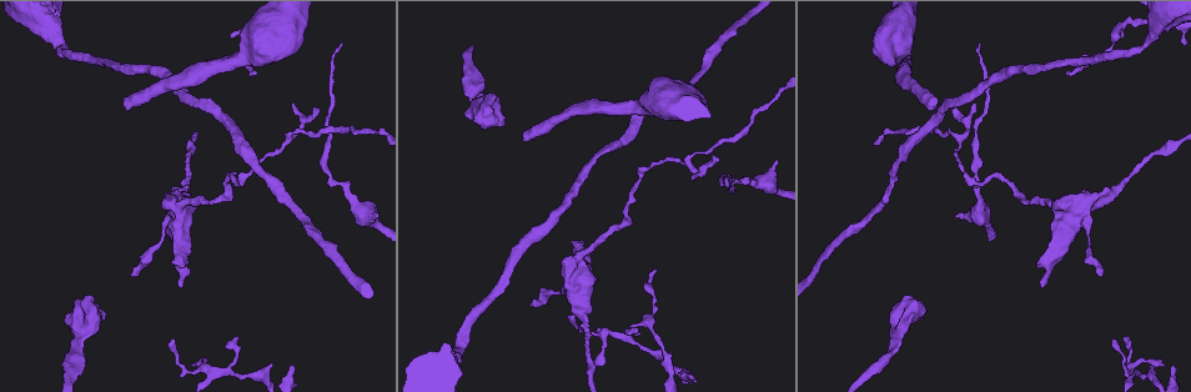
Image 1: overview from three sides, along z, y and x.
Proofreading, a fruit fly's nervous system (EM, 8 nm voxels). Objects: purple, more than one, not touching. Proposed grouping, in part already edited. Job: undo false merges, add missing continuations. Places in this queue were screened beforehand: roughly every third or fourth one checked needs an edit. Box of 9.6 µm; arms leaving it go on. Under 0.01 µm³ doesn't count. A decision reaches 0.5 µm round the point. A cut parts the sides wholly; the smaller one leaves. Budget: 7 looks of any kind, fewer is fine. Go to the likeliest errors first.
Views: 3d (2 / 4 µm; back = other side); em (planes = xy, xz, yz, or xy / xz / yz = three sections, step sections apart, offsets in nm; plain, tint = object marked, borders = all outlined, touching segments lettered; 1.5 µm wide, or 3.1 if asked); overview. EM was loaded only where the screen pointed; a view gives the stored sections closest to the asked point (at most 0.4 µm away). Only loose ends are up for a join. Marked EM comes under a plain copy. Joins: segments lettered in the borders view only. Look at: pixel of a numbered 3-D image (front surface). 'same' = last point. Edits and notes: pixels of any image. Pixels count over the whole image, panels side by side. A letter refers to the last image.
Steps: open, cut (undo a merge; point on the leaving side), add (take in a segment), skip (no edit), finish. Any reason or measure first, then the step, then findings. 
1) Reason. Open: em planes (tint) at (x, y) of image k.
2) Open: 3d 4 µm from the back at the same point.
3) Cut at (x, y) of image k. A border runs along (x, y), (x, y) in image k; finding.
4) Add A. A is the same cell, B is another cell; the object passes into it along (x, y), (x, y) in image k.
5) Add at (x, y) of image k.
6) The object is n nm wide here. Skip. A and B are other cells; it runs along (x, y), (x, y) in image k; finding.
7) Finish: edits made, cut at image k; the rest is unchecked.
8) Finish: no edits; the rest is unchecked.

Branch stops here. Open: 3d 4 µm at (122, 105) of image 1.

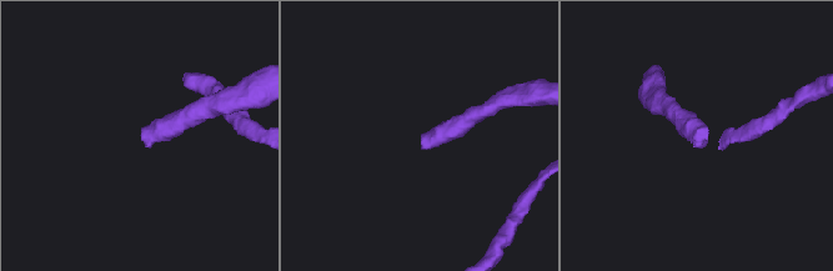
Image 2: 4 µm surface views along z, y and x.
Need the tissue. Open: em planes (borders) at (421, 148) of image 2.

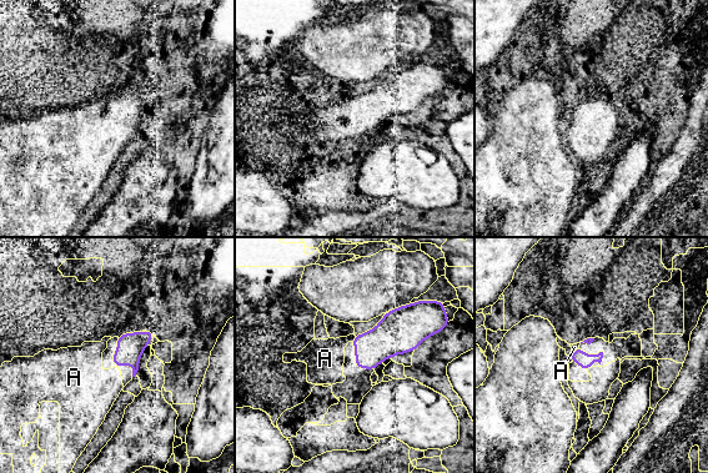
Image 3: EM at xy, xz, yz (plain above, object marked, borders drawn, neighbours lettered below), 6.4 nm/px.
Add A. A is the same cell; the object passes into it along (392, 336), (354, 338), (325, 358) in image 3; the neuron continues.

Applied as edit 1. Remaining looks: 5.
Redraw. Open: overview.

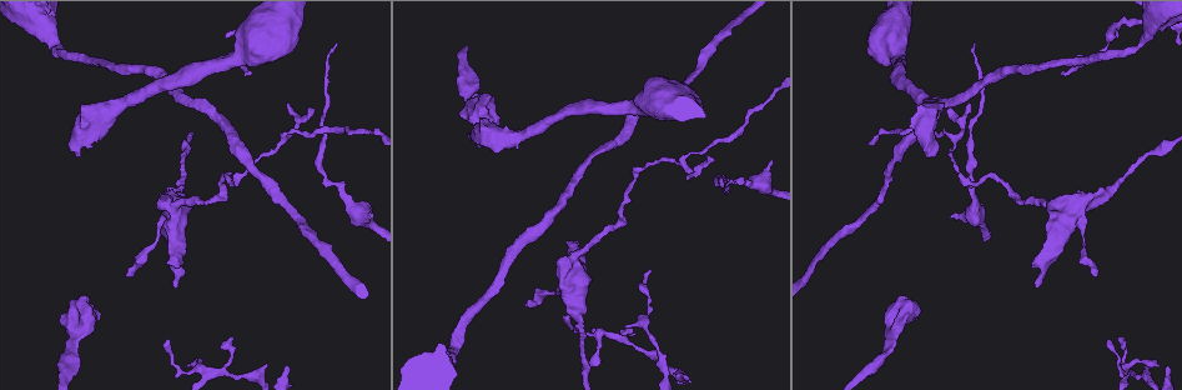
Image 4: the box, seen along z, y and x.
Thick turns thin. Open: 3d 2 µm at (478, 117) of image 4.

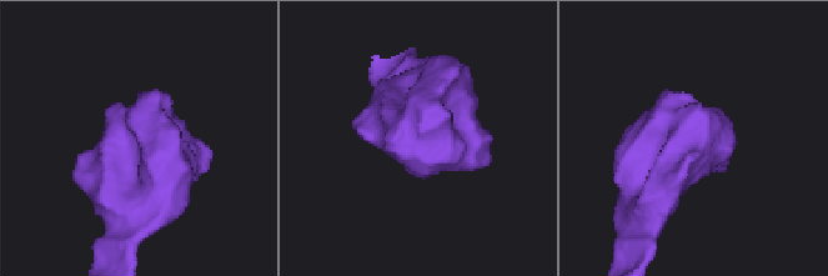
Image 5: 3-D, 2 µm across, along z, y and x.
Now the EM. Open: em planes (borders) at (421, 128) of image 5.

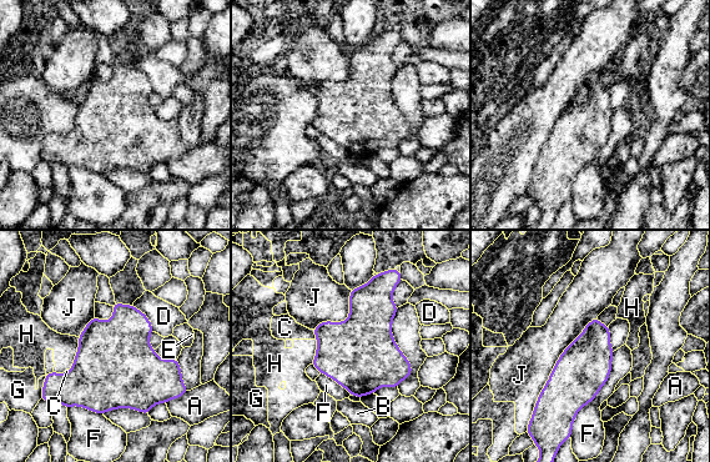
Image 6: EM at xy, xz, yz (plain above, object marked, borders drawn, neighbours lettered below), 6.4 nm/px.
Skip. A, B, C, D, E, F, G, H and J are other cells; a border runs along (597, 316), (560, 355), (533, 412) in image 6; one neuron here.

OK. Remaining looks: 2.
A narrow waist. Open: em planes (tint) at (649, 300) of image 4.

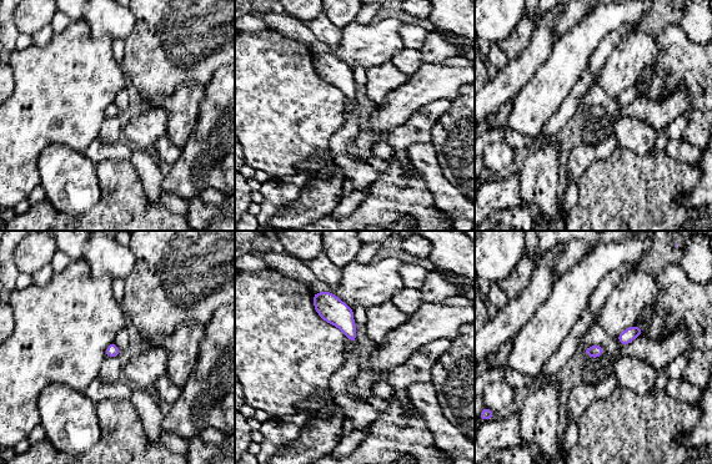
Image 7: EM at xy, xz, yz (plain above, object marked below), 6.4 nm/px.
See the neighbours. Open: em planes (borders) at the same point.

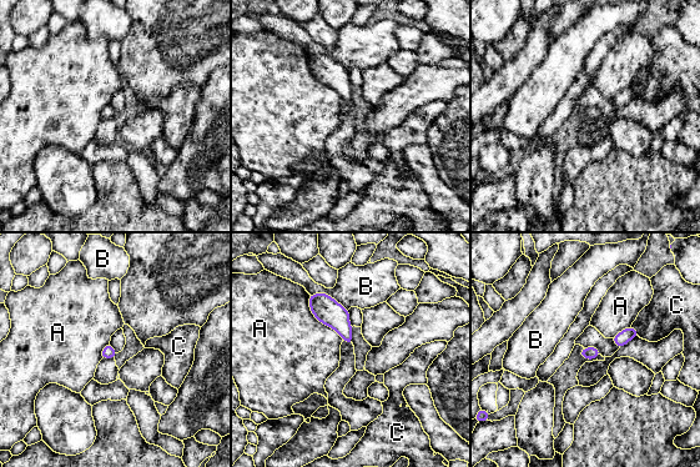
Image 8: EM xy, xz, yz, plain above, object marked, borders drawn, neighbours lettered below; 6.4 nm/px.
Skip. A, B and C are other cells; a border runs along (308, 295), (311, 312), (343, 339) in image 8; all the same neuron.

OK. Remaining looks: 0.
Finish: edits made, add at image 3; the rest is unchecked.

